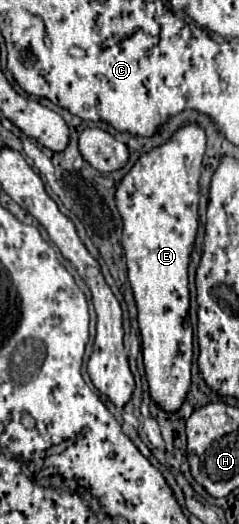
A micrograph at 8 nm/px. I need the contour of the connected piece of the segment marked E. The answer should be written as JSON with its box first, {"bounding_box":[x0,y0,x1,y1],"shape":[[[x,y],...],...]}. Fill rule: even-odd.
{"bounding_box":[116,125,206,413],"shape":[[[186,125],[178,129],[172,141],[162,147],[144,153],[130,173],[116,187],[116,207],[122,215],[122,247],[128,265],[128,281],[138,305],[138,325],[142,335],[142,355],[146,367],[146,379],[152,399],[168,413],[182,407],[190,389],[190,365],[192,365],[192,331],[184,327],[190,307],[188,289],[188,265],[198,237],[198,177],[202,157],[206,149],[206,135],[198,125]]]}

